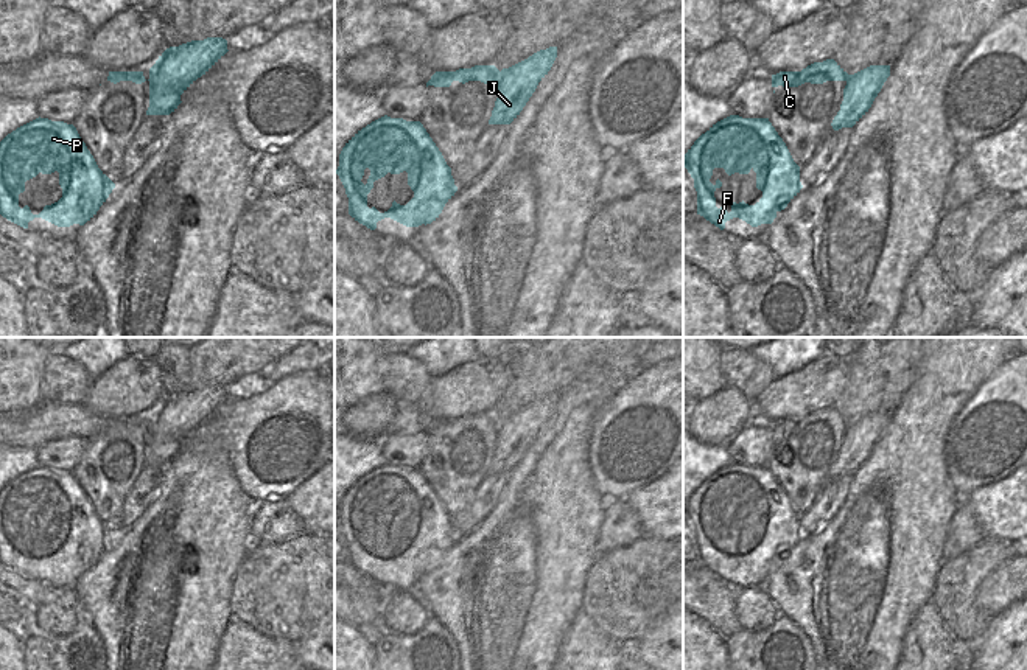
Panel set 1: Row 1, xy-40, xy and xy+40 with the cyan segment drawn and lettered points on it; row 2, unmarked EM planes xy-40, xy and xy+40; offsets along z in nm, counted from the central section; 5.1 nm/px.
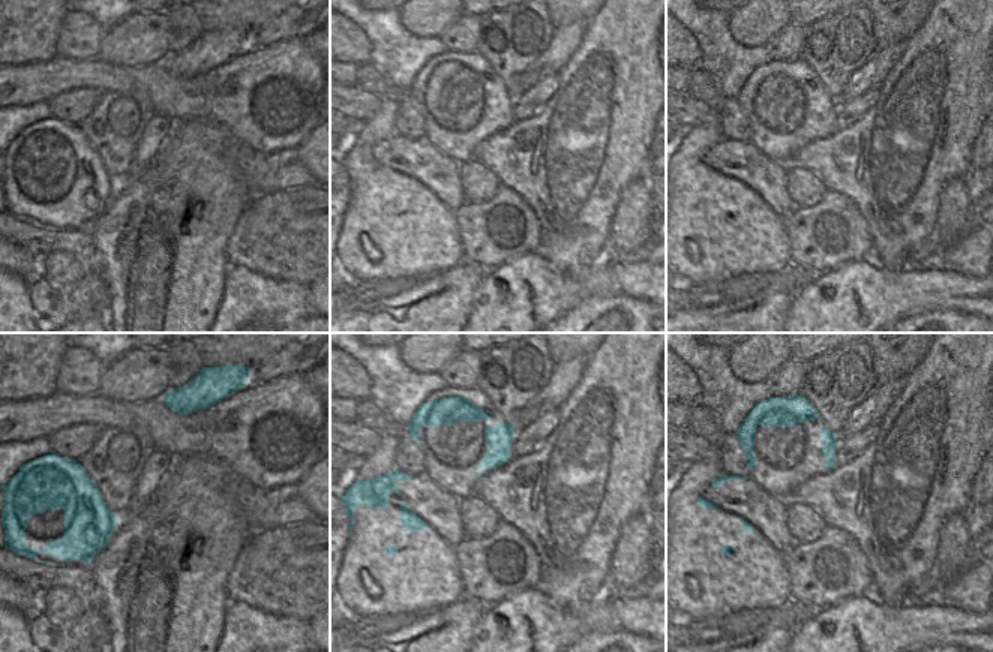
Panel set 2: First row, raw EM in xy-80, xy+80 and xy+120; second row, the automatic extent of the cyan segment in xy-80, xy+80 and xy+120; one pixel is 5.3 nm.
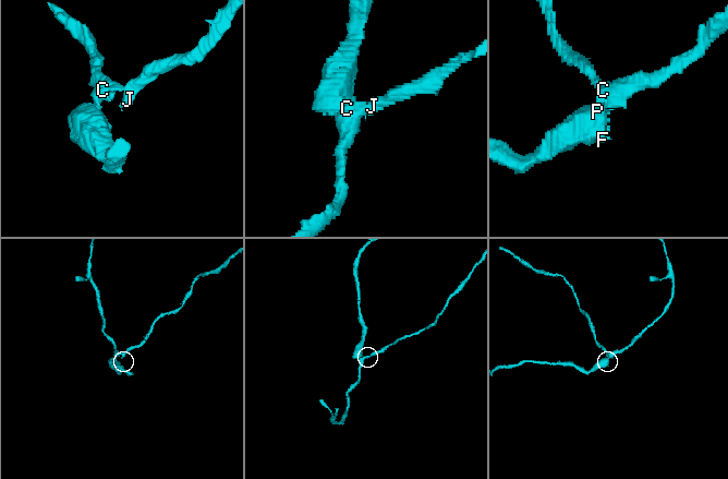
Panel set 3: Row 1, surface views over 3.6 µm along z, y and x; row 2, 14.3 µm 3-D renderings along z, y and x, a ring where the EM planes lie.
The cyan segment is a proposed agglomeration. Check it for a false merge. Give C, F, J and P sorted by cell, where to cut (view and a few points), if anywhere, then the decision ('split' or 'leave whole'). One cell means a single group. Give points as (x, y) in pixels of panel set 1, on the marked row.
groups C F P / J; cut xy (501, 72), (498, 81); split

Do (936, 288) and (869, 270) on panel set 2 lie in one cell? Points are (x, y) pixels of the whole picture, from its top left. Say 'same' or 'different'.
different

